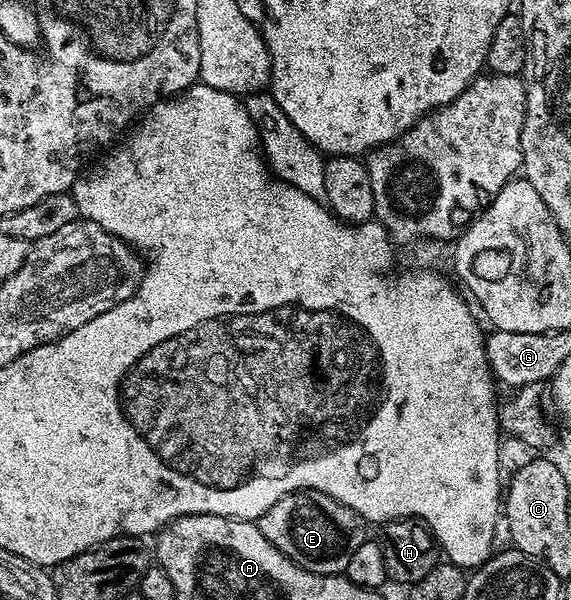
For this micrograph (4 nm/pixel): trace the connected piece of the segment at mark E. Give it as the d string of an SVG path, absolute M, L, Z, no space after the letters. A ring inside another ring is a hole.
M296 490L294 494L283 496L283 500L271 504L271 508L267 508L267 512L263 512L263 516L256 519L255 524L263 532L263 536L267 536L267 540L271 540L275 548L279 548L281 554L287 555L298 566L310 570L312 574L344 575L347 563L351 560L351 552L367 540L365 519L359 517L351 508L347 508L347 504L339 504L339 500L318 490Z

